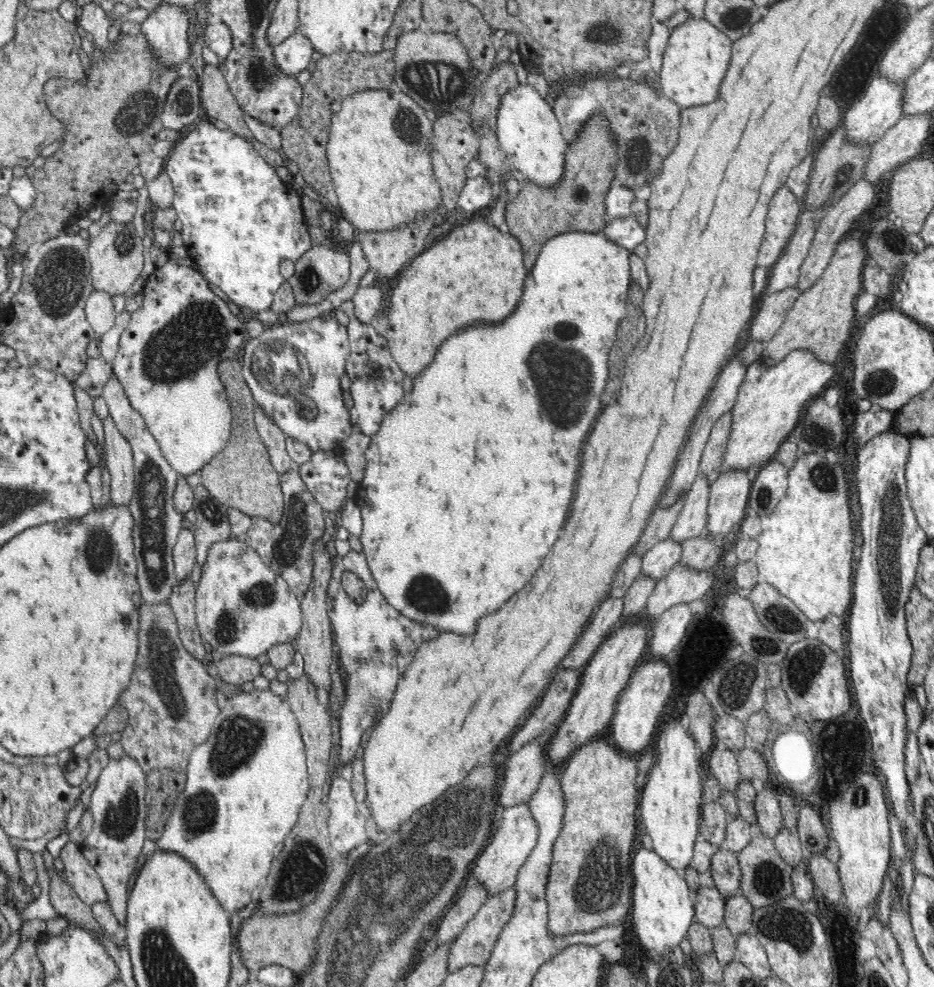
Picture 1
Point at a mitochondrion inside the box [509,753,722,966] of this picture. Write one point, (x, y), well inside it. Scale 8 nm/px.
(598, 887)

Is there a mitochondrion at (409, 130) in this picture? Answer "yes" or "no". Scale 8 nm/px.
yes

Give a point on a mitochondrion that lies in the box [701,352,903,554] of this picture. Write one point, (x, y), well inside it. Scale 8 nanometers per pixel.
(827, 480)

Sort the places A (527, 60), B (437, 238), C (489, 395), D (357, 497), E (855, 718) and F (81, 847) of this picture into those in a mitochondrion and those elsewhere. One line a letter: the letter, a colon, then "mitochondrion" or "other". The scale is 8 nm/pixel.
A: other
B: other
C: other
D: other
E: other
F: other

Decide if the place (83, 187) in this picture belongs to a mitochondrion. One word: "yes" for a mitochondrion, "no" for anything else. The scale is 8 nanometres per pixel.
no

